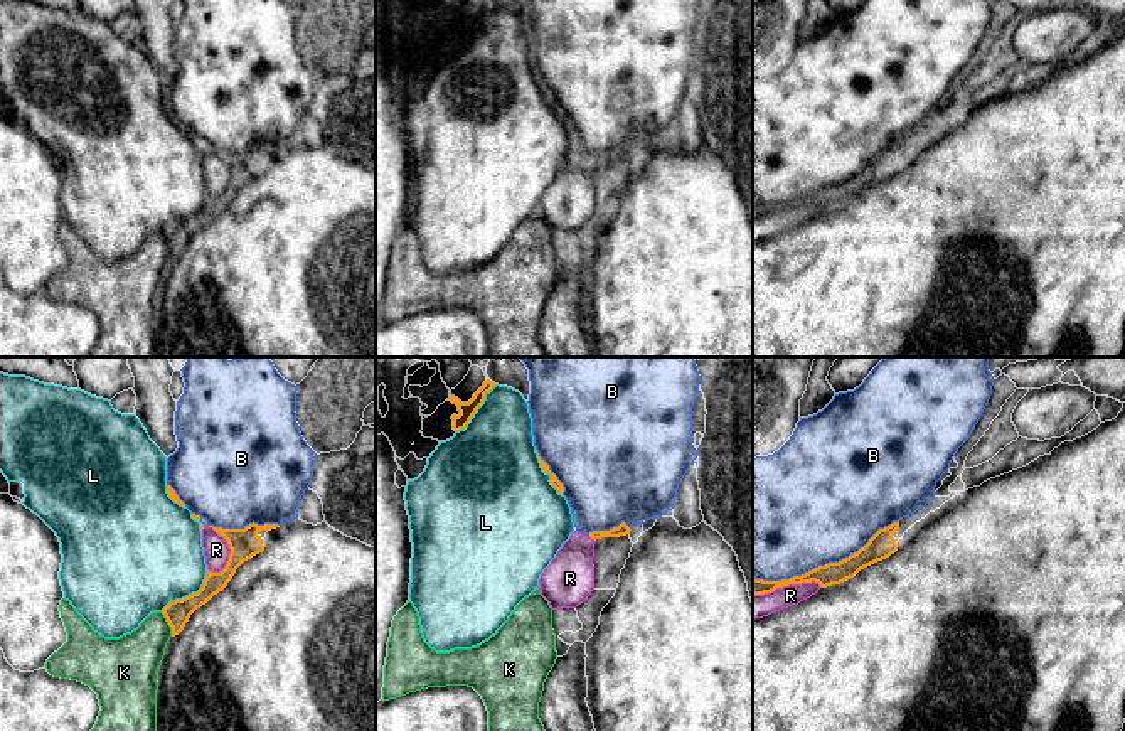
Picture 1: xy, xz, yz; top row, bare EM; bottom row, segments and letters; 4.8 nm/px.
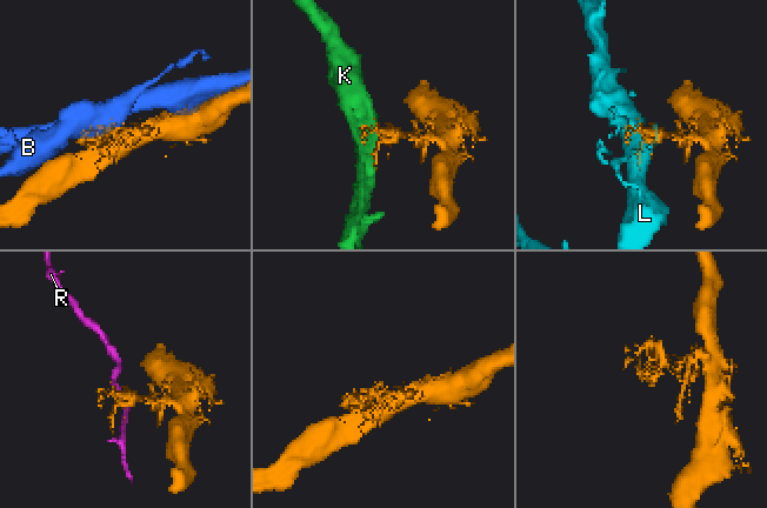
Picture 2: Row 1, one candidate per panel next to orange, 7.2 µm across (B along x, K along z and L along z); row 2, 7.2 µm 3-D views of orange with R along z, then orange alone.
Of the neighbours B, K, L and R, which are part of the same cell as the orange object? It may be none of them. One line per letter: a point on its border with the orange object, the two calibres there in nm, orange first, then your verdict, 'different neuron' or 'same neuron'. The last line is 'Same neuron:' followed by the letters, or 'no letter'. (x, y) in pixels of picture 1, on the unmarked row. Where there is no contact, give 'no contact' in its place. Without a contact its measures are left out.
B: yz (826, 187) | 110/500 nm | different neuron
K: xy (169, 246) | 120/260 nm | different neuron
L: xy (189, 218) | 120/460 nm | different neuron
R: yz (787, 208) | 110/110 nm | different neuron
Same neuron: no letter

